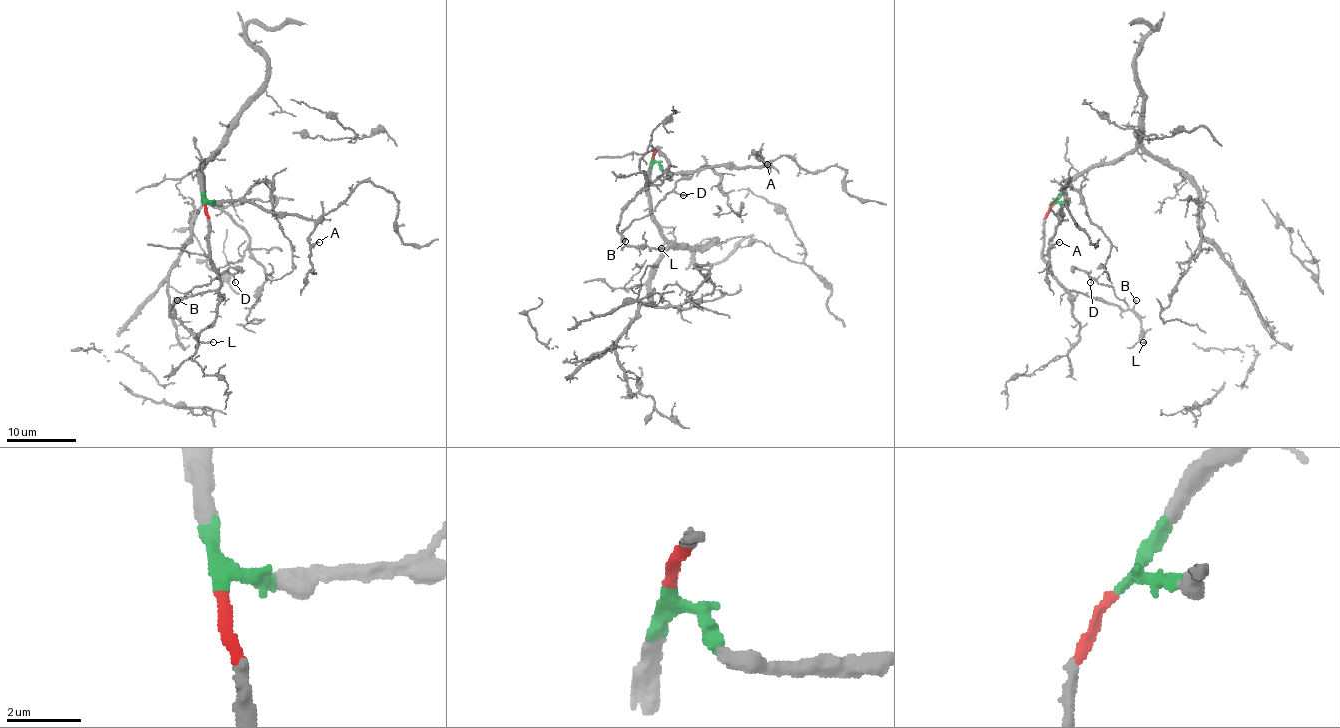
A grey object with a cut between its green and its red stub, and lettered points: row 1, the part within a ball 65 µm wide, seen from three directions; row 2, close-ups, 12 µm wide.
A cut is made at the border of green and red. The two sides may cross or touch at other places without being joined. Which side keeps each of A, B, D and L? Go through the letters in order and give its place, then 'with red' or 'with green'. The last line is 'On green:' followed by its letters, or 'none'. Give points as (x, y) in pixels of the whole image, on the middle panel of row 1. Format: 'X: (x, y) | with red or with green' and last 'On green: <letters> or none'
A: (767, 164) | with green
B: (625, 241) | with red
D: (683, 195) | with red
L: (661, 248) | with red
On green: A

